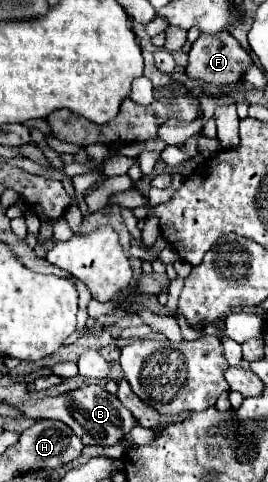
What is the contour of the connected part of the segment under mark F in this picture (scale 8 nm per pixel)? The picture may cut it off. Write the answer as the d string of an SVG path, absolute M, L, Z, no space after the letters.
M200 36L188 52L186 76L212 86L232 86L252 64L250 54L230 36Z

